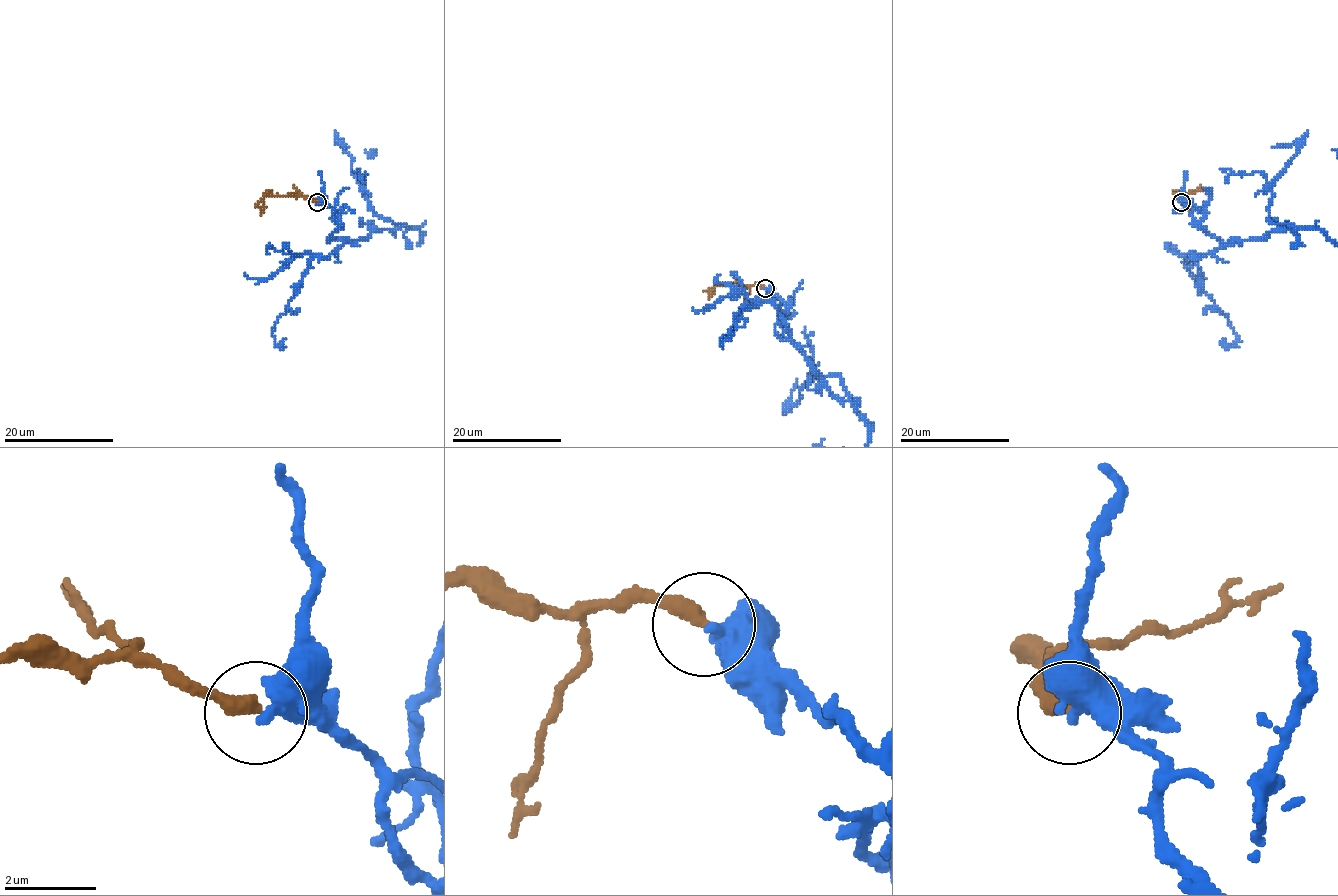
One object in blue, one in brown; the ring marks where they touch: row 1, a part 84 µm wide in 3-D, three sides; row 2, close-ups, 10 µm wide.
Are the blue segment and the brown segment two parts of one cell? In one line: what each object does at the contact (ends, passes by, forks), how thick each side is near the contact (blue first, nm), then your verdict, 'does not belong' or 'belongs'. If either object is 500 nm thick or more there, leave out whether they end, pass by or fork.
blue ends; brown ends; calibres 480 and 360 nm; does not belong

